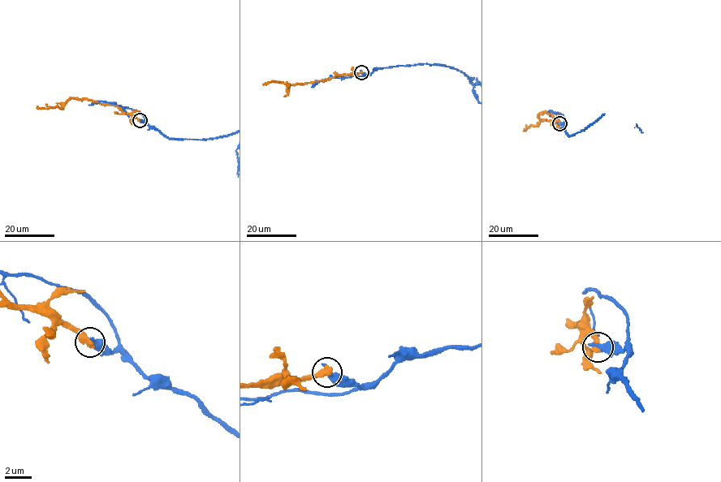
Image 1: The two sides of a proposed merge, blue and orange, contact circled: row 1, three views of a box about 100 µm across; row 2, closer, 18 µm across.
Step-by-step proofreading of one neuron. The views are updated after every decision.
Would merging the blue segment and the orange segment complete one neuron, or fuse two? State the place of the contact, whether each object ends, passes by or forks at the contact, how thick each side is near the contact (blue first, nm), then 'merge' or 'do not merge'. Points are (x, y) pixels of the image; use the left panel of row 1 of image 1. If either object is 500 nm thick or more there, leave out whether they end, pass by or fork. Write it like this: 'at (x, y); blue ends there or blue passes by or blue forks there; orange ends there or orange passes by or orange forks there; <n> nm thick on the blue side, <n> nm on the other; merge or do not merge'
at (140, 120); 460 nm thick on the blue side, 500 nm on the other; do not merge

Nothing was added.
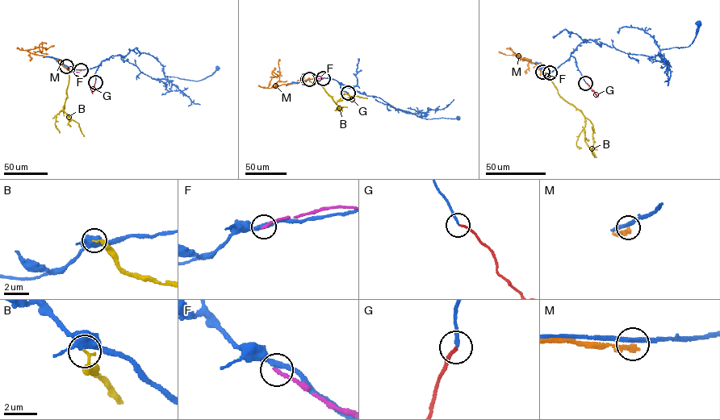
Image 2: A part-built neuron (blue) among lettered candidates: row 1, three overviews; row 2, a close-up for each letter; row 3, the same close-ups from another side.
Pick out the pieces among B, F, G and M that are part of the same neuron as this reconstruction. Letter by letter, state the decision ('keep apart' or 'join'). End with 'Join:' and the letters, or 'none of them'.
B: keep apart
F: keep apart
G: join
M: keep apart
Join: G

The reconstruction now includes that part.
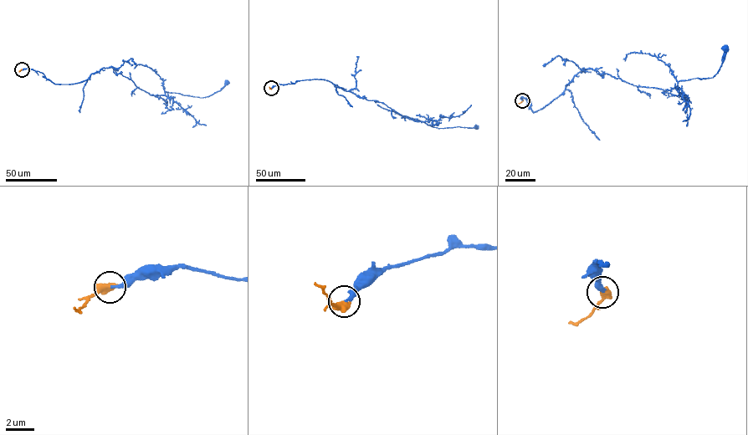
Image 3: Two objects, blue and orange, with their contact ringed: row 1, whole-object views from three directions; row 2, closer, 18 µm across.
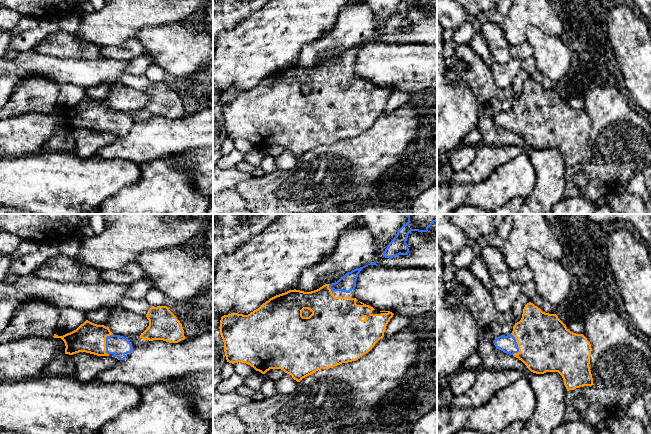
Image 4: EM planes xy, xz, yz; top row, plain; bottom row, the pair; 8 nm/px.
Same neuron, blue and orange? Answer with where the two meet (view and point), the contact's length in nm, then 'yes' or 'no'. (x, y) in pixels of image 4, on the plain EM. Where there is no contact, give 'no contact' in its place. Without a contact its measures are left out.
contact xy (106, 119); length 170 nm; yes

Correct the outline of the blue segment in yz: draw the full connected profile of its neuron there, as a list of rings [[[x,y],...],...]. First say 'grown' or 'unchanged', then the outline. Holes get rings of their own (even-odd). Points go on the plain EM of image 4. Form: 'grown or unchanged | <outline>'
grown | [[[531,78],[525,81],[522,94],[519,98],[515,99],[512,109],[507,112],[501,111],[497,113],[493,119],[497,125],[521,136],[533,149],[558,148],[564,156],[567,167],[593,161],[593,154],[589,143],[592,127],[590,118],[583,110],[571,108],[556,90],[545,89]]]

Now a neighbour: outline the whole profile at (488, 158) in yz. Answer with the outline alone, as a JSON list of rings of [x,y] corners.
[[[488,146],[477,147],[476,157],[472,163],[464,170],[455,172],[451,182],[458,184],[478,184],[484,181],[499,166],[511,161],[525,150],[521,147],[508,146]]]

